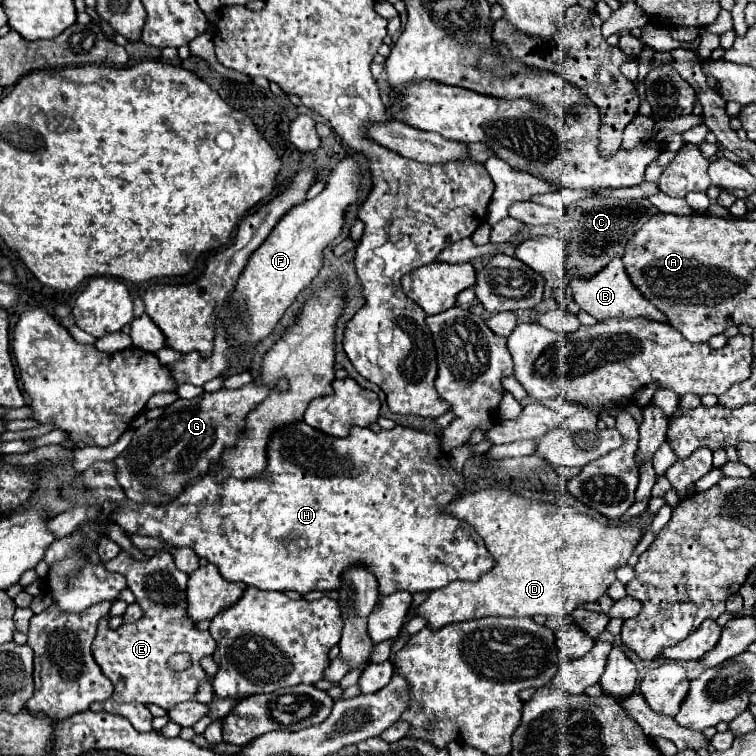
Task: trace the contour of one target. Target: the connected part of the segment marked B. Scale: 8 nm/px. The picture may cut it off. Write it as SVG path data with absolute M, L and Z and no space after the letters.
M614 258L602 272L598 272L592 278L572 278L570 280L570 288L574 292L574 302L588 312L590 316L594 316L598 322L608 320L608 318L620 318L620 320L628 320L628 318L650 318L656 322L668 322L668 318L664 316L664 312L660 312L650 300L646 300L642 296L642 292L630 284L632 280L628 278L622 260Z

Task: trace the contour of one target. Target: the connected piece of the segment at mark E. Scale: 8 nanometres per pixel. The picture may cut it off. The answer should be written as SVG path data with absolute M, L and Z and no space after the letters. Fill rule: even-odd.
M162 548L160 556L154 556L146 562L134 560L130 554L120 552L114 560L106 562L104 568L108 572L118 572L128 580L128 588L132 590L136 604L140 604L144 618L134 624L122 624L112 630L108 626L110 614L106 614L100 624L96 638L92 642L92 656L96 658L102 672L114 684L114 694L106 702L92 704L94 712L112 712L124 716L138 732L152 730L152 714L148 710L150 704L158 704L166 710L172 710L178 702L192 700L196 696L198 684L204 680L204 668L200 660L204 656L212 656L216 650L216 642L210 632L200 632L194 620L188 620L188 602L186 602L186 582L188 574L180 572L172 560L172 556ZM176 652L188 652L192 656L192 666L188 672L174 674L168 668L168 658Z

